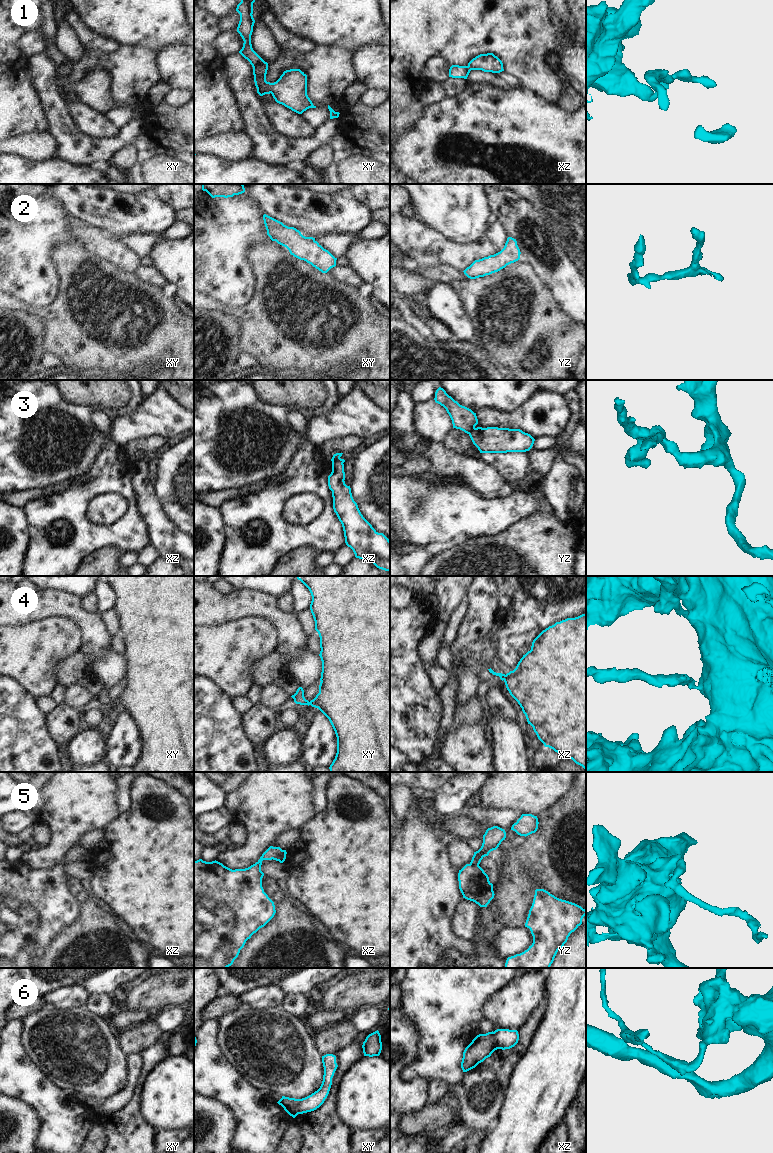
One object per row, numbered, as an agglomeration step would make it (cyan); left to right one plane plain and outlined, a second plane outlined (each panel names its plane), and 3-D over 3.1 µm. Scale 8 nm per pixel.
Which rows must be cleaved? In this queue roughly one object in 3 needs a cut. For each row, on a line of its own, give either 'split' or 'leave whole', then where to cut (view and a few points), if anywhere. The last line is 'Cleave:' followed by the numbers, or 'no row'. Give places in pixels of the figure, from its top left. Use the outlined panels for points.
1: leave whole | no cut
2: leave whole | no cut
3: split | xz (332, 461), (340, 461), (342, 463)
4: leave whole | no cut
5: split | xz (283, 850), (277, 856), (277, 860)
6: split | xz (493, 1032), (498, 1048)
Cleave: 3, 5, 6

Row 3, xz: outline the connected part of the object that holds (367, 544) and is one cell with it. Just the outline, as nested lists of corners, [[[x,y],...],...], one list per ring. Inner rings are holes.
[[[333,461],[328,486],[332,491],[334,512],[343,527],[346,545],[353,550],[356,558],[390,571],[390,540],[383,533],[378,533],[363,517],[352,497],[350,486],[344,480],[344,464]]]

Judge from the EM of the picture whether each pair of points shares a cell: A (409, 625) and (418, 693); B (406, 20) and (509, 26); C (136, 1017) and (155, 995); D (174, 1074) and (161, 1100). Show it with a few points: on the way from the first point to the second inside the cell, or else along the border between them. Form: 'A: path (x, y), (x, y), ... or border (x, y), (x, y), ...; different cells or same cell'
A: path (408, 642), (408, 676); same cell
B: path (432, 20), (483, 20); same cell
C: border (121, 1007), (127, 1010), (150, 1011), (152, 1013); different cells
D: path (174, 1080), (174, 1087), (167, 1094); same cell

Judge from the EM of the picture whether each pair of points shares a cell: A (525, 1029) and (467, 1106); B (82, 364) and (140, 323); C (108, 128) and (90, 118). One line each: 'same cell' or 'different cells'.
A: same cell
B: same cell
C: same cell

